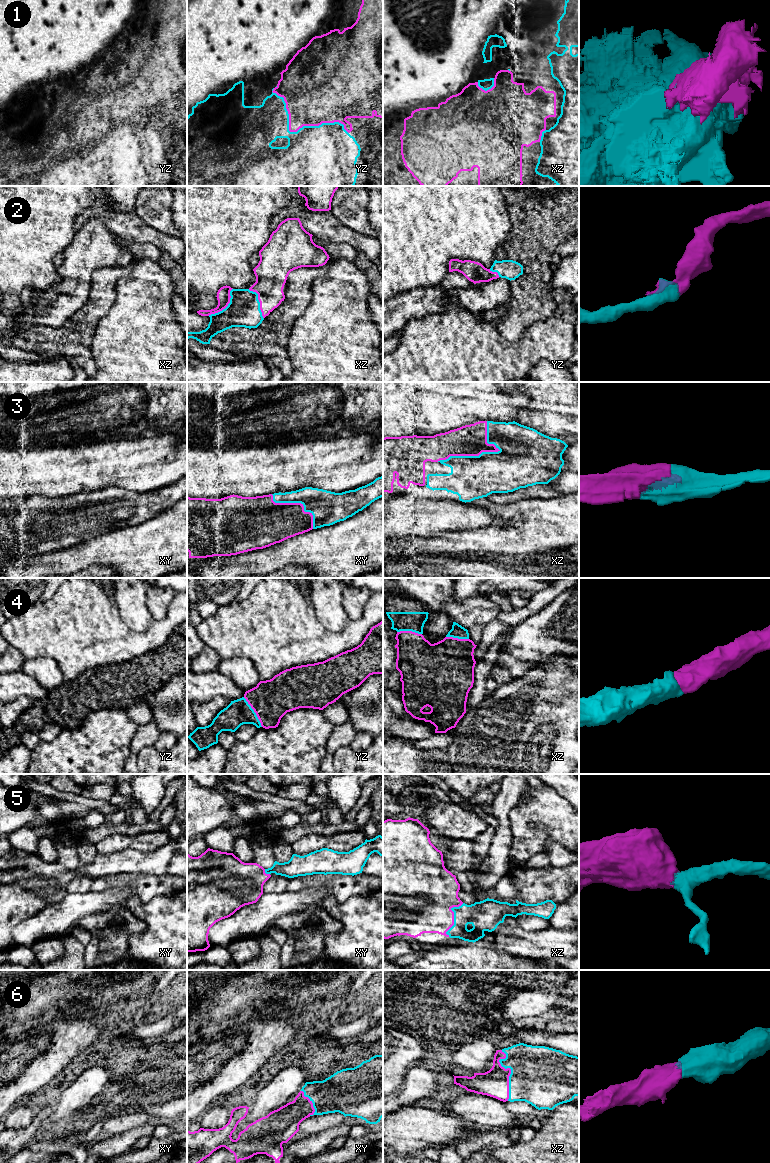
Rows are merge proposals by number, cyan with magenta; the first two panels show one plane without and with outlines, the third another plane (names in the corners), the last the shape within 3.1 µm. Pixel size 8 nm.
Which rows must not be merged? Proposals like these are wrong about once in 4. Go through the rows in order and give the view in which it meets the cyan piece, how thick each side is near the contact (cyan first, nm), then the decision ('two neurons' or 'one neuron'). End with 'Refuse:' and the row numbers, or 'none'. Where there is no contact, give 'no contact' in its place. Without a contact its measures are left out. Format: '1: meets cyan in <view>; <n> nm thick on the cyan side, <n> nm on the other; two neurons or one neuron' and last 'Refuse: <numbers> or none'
1: meets cyan in yz; 480 nm thick on the cyan side, 400 nm on the other; two neurons
2: meets cyan in xz; 260 nm thick on the cyan side, 110 nm on the other; one neuron
3: meets cyan in xz; 360 nm thick on the cyan side, 260 nm on the other; one neuron
4: meets cyan in yz; 200 nm thick on the cyan side, 320 nm on the other; one neuron
5: meets cyan in xz; 240 nm thick on the cyan side, 420 nm on the other; one neuron
6: meets cyan in xz; 480 nm thick on the cyan side, 220 nm on the other; one neuron
Refuse: 1

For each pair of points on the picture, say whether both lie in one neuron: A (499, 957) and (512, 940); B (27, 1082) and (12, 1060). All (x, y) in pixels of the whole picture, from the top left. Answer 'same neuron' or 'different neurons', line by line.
A: different neurons
B: same neuron

